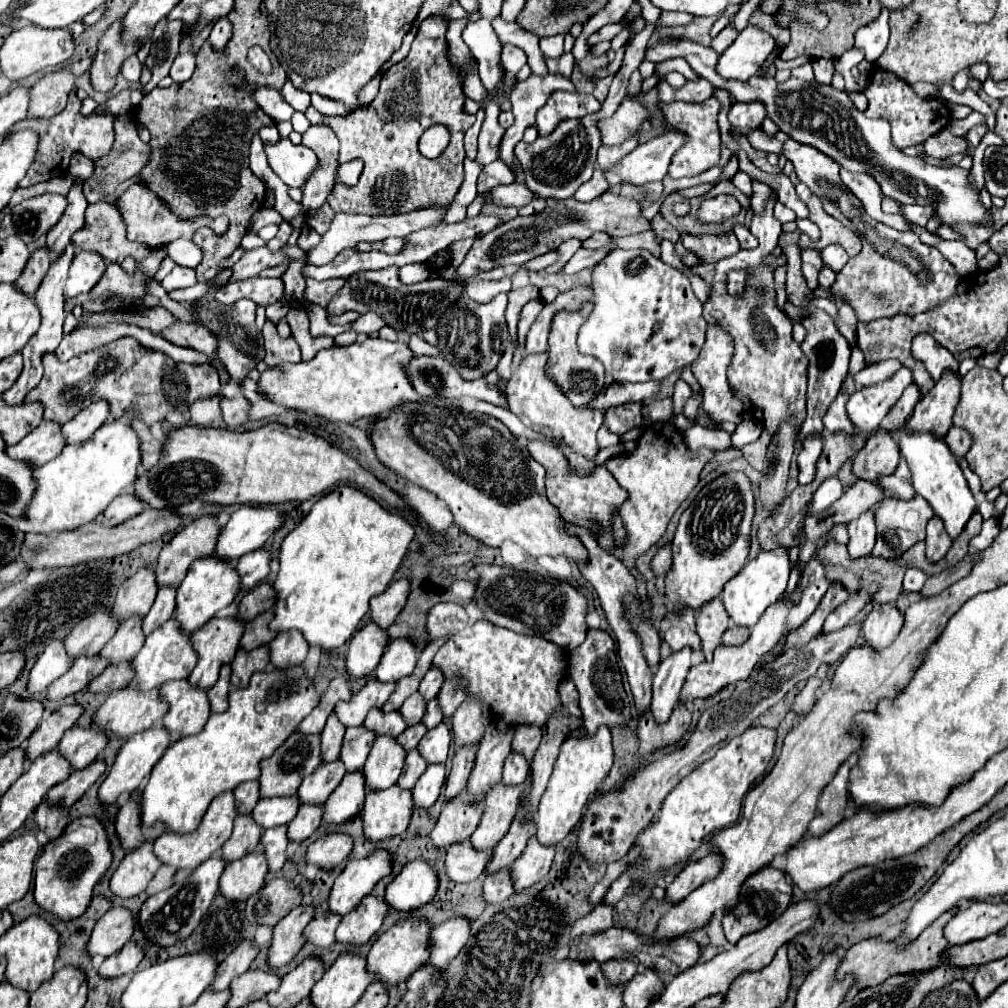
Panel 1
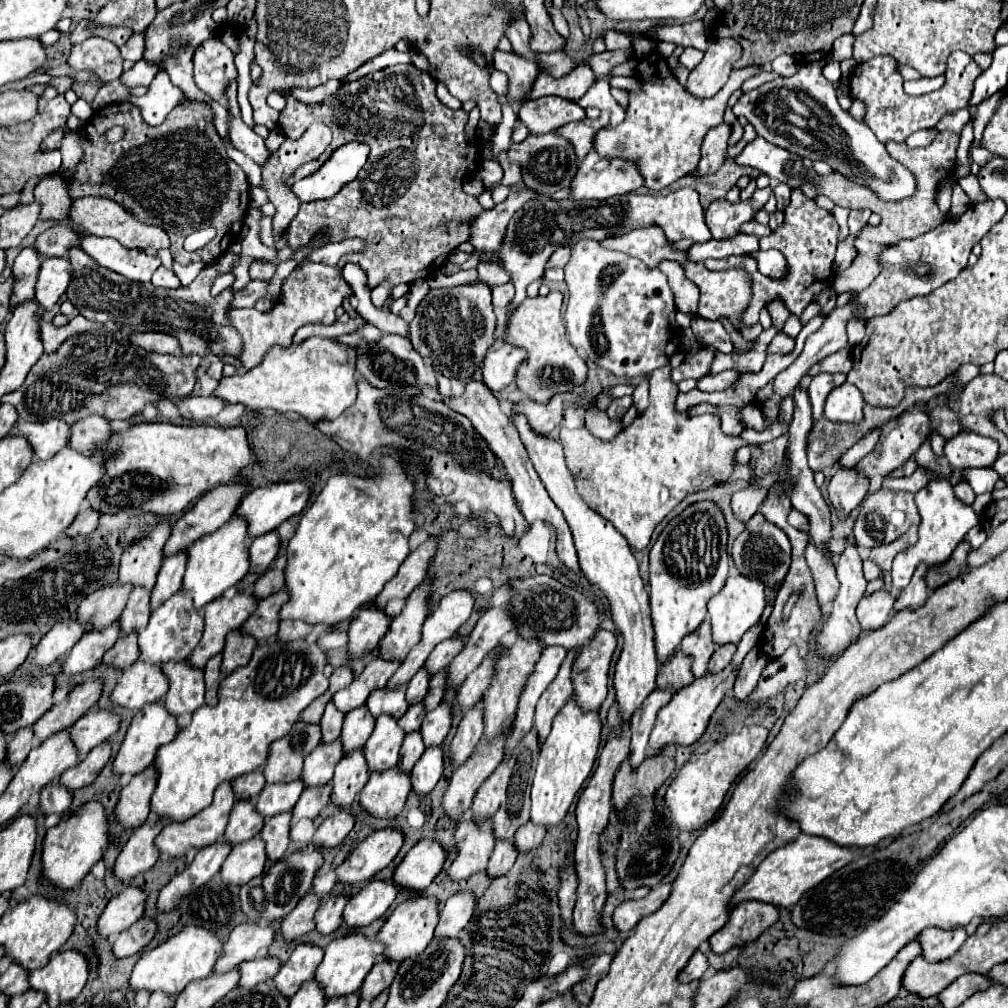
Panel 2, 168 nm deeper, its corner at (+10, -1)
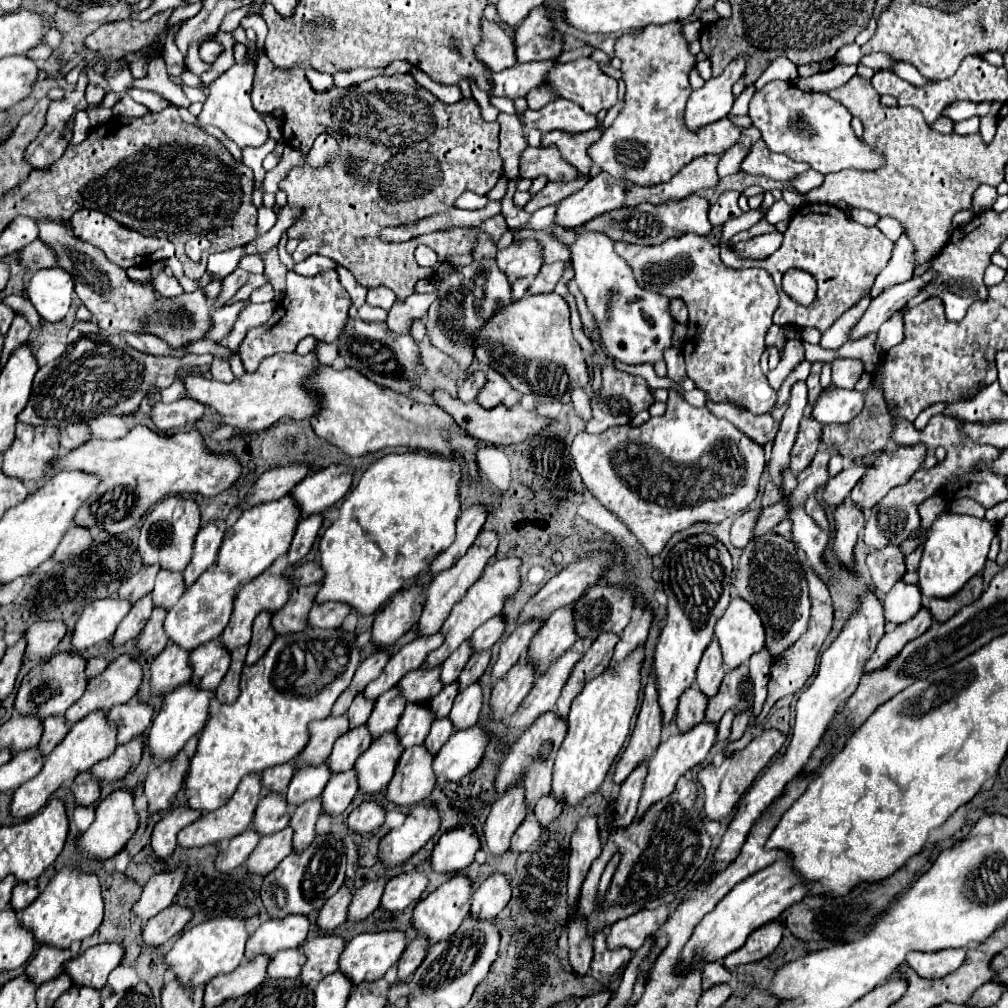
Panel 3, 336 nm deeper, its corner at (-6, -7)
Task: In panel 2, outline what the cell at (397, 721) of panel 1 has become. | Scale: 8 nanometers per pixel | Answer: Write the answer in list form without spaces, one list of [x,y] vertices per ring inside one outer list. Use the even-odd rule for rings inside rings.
[[[400,686],[396,690],[374,690],[366,700],[366,708],[374,718],[378,718],[380,714],[392,714],[392,718],[398,720],[400,716],[404,716],[404,710],[408,710],[406,686]]]

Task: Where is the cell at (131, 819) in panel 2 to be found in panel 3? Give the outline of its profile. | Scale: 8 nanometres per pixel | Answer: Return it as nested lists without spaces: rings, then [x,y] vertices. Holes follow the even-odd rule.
[[[182,750],[172,760],[168,760],[168,764],[160,764],[146,776],[144,794],[148,798],[150,812],[160,812],[174,804],[188,772],[188,760],[190,758]]]

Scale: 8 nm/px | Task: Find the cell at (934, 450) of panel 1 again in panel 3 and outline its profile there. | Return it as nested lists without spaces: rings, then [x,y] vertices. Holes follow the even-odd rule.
[[[944,512],[940,514],[928,530],[928,538],[924,542],[924,554],[920,562],[920,590],[926,600],[930,598],[950,598],[954,596],[972,576],[984,570],[986,554],[990,542],[996,534],[994,524],[988,520],[980,520],[974,516],[958,516]]]

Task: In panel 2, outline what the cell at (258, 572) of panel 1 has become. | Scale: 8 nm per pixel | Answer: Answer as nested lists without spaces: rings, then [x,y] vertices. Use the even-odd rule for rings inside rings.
[[[268,532],[260,538],[256,538],[248,548],[248,552],[250,552],[250,572],[264,574],[270,568],[272,560],[276,558],[278,546],[280,546],[280,538],[276,536],[276,532]]]

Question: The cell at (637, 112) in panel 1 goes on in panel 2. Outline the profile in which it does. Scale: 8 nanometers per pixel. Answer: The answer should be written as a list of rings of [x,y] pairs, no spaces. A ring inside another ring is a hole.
[[[602,110],[596,120],[586,118],[580,122],[570,122],[570,124],[558,128],[558,134],[562,134],[564,138],[568,138],[574,144],[576,154],[582,160],[592,150],[592,134],[596,134],[596,130],[602,130],[602,126],[606,126],[608,122],[610,122],[610,112]]]

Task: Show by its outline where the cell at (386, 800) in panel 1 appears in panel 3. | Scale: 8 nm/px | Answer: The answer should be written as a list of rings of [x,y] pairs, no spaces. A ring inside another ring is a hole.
[[[424,746],[406,748],[398,760],[392,782],[388,784],[388,800],[394,804],[418,804],[434,790],[436,776],[432,772],[434,756]]]

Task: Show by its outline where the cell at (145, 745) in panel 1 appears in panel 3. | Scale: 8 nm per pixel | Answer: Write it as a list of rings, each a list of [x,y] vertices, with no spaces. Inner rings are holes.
[[[182,684],[182,688],[172,690],[162,704],[160,714],[154,718],[150,734],[148,734],[148,746],[154,756],[160,756],[162,760],[168,760],[176,756],[186,740],[198,732],[202,732],[206,720],[208,720],[208,708],[212,700],[212,692],[200,692],[200,688],[192,688],[192,684]]]

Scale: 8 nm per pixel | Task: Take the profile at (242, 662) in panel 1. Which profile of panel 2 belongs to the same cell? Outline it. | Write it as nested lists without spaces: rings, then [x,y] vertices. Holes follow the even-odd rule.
[[[238,630],[230,632],[226,636],[226,646],[222,650],[222,672],[220,678],[226,678],[228,674],[232,674],[236,668],[246,666],[252,658],[252,652],[256,648],[256,640],[252,636],[242,636]]]

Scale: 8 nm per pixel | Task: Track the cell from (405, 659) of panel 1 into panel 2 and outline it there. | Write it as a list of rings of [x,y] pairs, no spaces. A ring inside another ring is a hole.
[[[422,584],[408,596],[402,614],[390,622],[390,628],[380,642],[380,658],[402,662],[408,656],[408,650],[416,646],[422,634],[422,622],[428,616],[428,592],[428,584]]]

